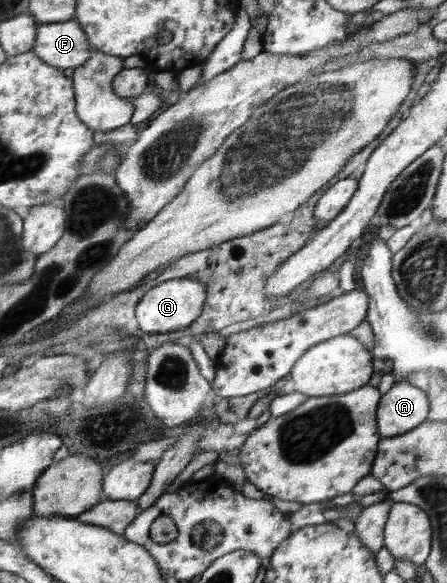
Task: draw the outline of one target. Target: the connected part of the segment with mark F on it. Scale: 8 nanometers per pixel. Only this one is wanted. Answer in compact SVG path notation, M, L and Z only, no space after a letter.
M71 19L40 23L32 51L50 66L66 69L84 65L92 56L94 46L80 23Z

